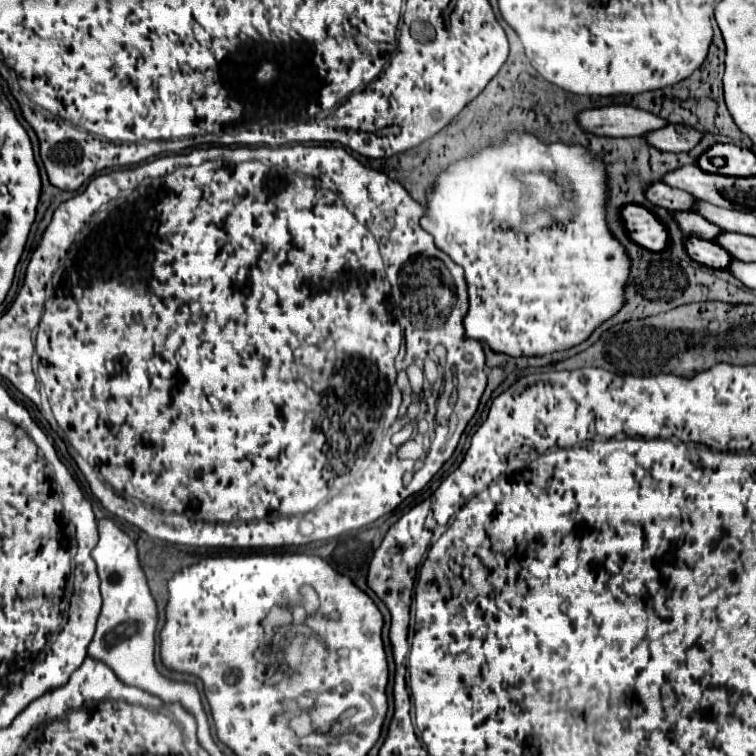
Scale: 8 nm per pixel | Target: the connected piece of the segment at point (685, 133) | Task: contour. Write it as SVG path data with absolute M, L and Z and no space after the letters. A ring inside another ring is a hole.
M666 125L662 129L650 131L644 135L644 141L660 151L670 151L670 153L686 153L690 151L698 141L702 133L688 125Z

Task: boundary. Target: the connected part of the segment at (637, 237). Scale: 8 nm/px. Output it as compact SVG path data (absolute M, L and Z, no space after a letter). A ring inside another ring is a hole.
M624 205L620 209L620 221L636 245L648 251L660 251L666 245L666 229L642 205Z

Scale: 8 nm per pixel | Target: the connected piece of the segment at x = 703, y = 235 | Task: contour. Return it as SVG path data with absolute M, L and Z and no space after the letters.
M674 211L672 215L684 235L698 235L700 239L712 241L714 235L718 235L718 231L722 231L722 229L714 227L714 223L702 219L700 215L694 215L694 211Z

